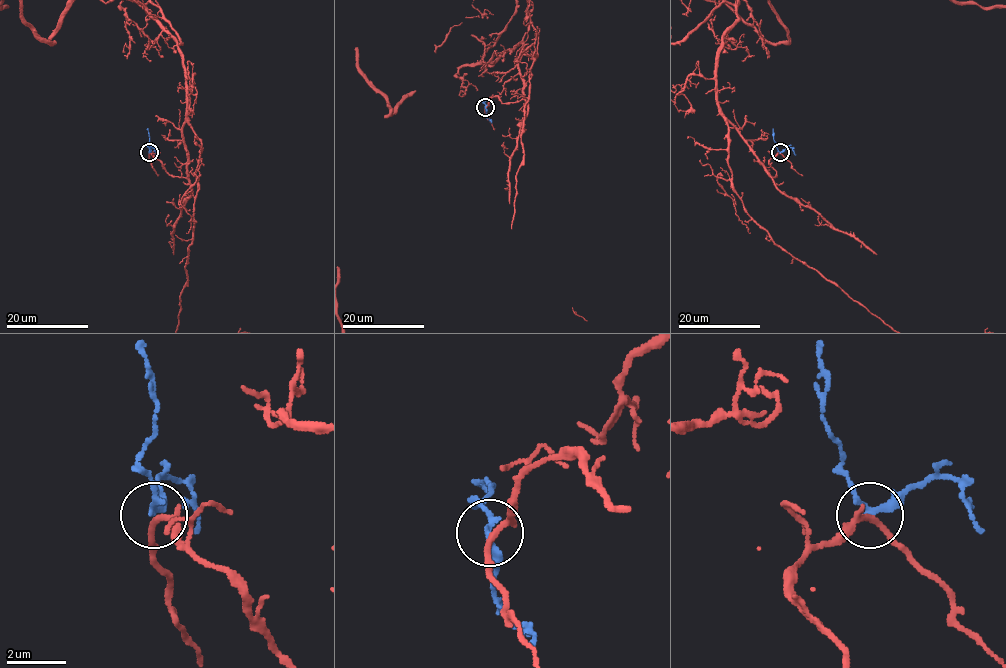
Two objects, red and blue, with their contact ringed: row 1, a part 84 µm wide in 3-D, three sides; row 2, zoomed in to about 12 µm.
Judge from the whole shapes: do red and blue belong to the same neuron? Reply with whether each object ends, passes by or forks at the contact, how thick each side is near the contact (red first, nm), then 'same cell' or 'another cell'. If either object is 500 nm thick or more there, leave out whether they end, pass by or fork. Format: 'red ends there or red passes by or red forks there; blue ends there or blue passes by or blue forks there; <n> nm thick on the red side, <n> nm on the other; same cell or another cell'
red passes by; blue passes by; 200 nm thick on the red side, 220 nm on the other; another cell

